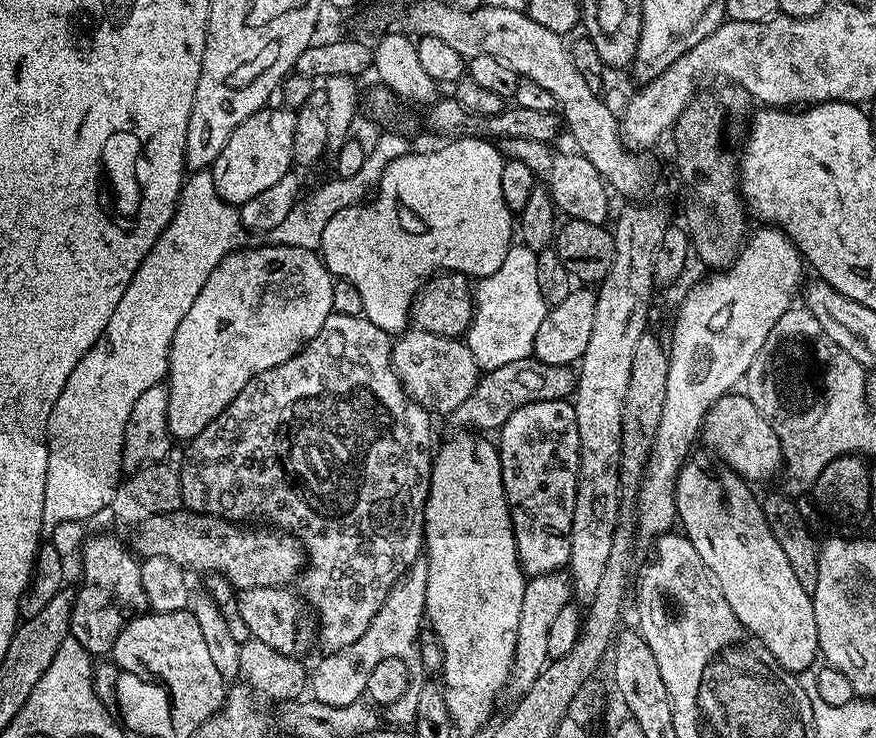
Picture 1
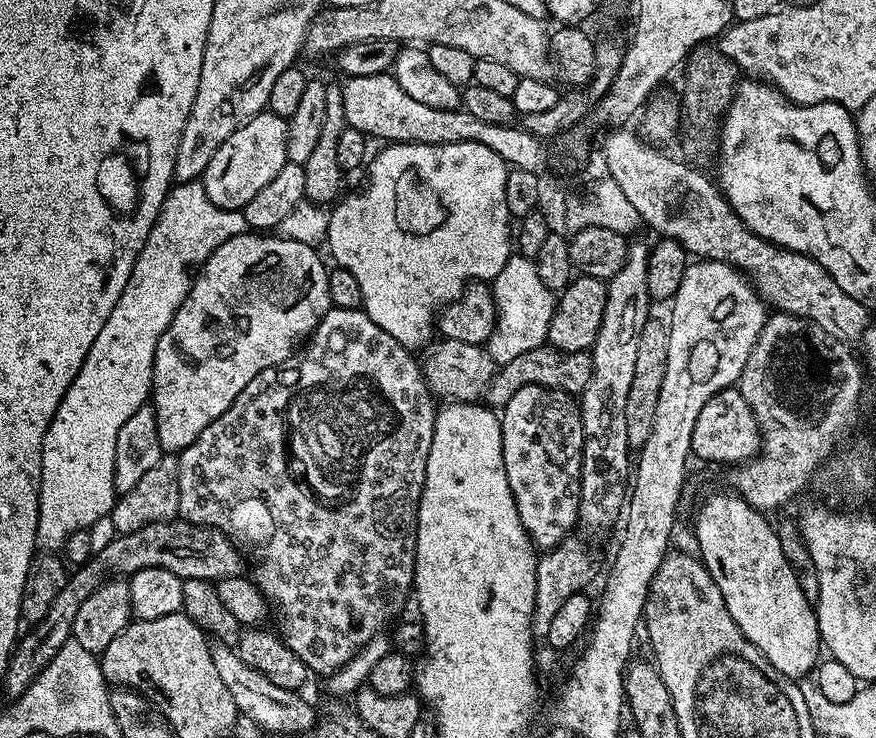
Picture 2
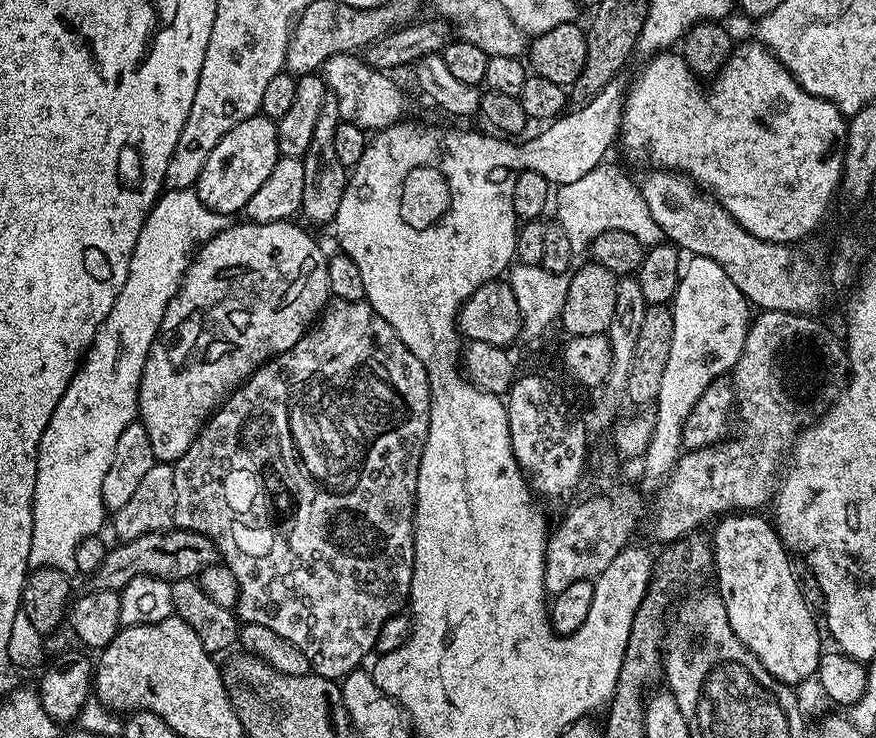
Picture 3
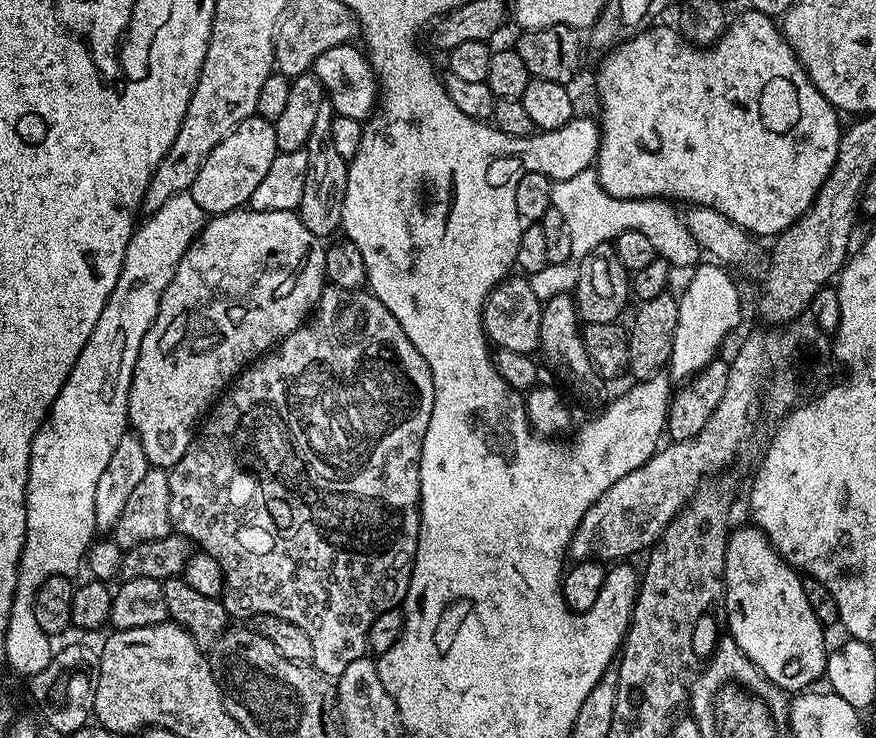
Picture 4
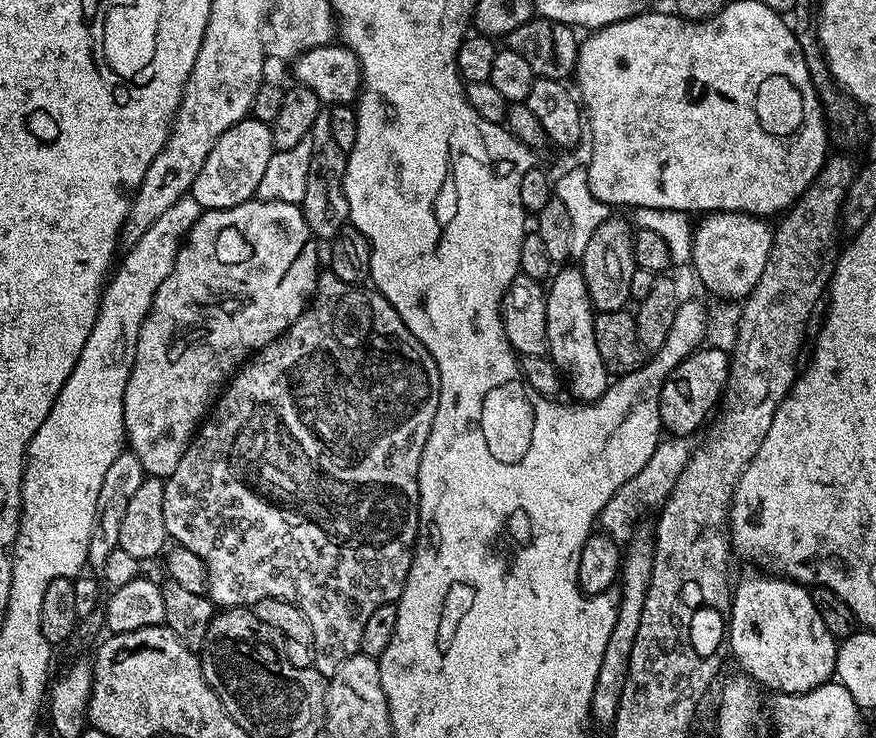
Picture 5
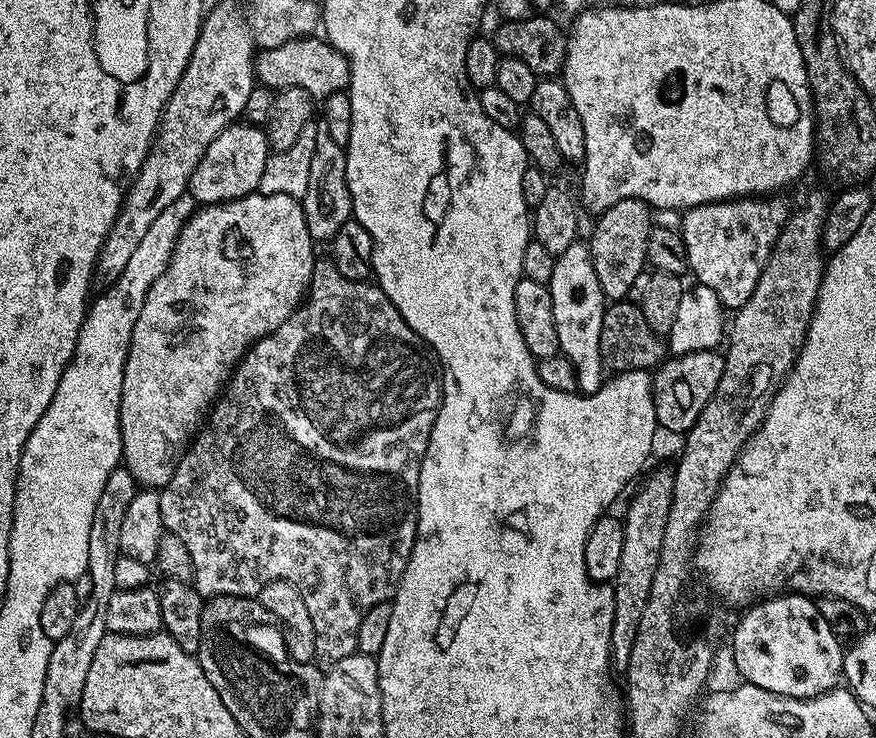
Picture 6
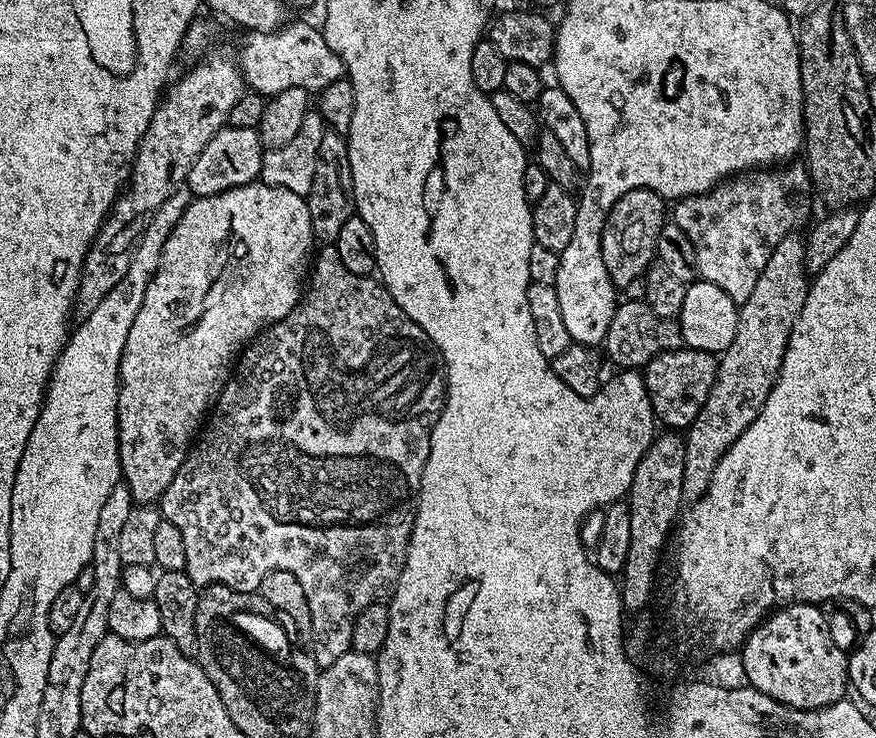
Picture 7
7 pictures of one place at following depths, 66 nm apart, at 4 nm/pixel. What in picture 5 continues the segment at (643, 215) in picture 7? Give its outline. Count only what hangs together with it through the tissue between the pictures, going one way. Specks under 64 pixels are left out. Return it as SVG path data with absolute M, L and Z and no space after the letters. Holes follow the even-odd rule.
M609 218L591 235L583 256L579 257L578 267L586 278L592 295L592 306L597 313L618 312L629 307L632 300L630 278L634 278L634 270L637 268L632 245L633 235L631 223L628 225L624 220Z

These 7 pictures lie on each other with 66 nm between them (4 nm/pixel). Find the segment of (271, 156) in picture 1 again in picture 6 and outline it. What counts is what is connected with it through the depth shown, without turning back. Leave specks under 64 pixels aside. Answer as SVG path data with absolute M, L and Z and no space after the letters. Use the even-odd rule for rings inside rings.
M247 122L231 124L222 130L222 134L218 134L218 138L214 138L214 142L210 142L210 146L206 146L202 162L194 166L187 195L193 196L200 206L224 204L228 200L248 196L259 189L262 170L266 170L269 155L268 135L263 127Z

